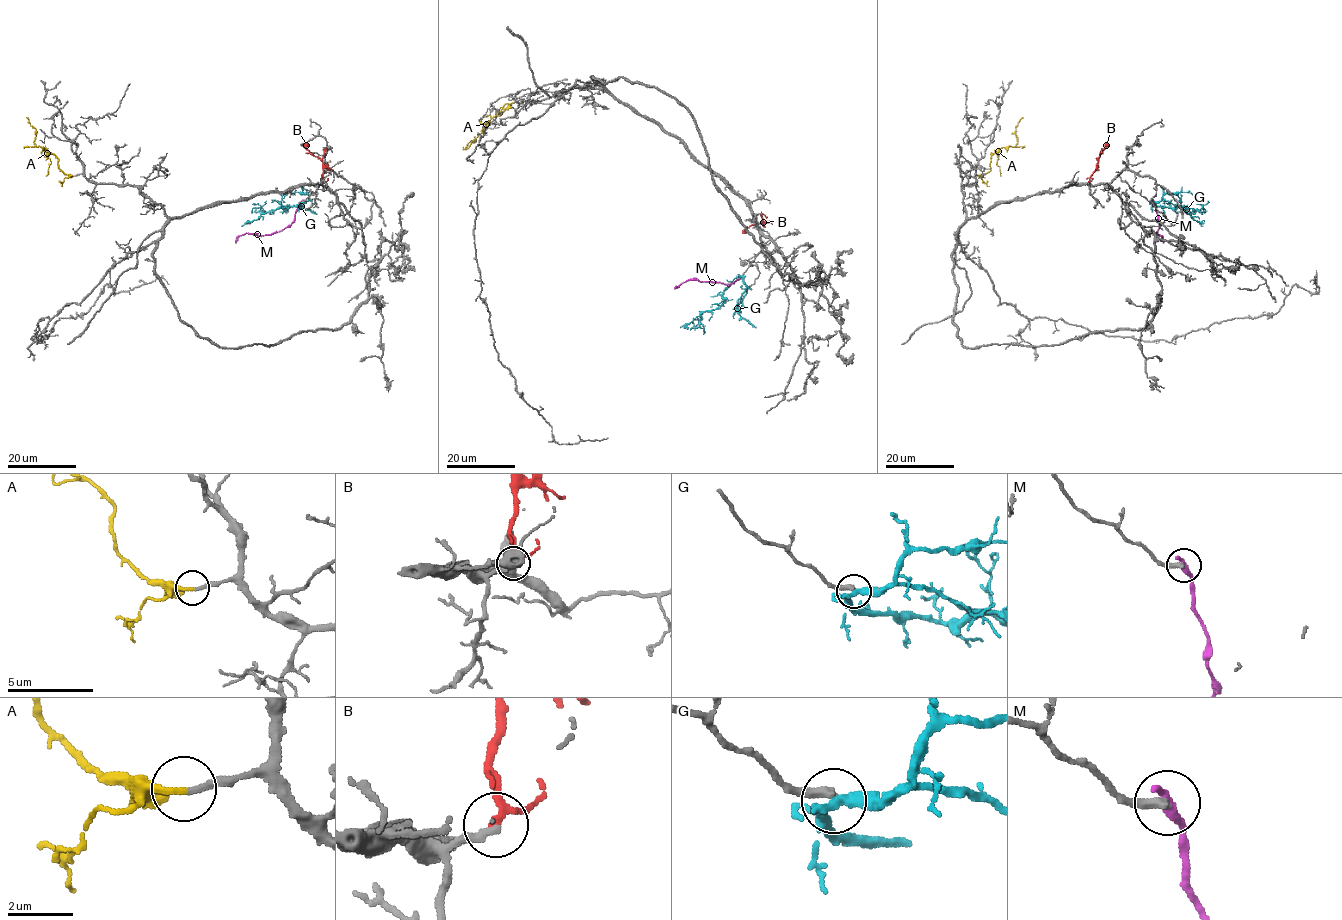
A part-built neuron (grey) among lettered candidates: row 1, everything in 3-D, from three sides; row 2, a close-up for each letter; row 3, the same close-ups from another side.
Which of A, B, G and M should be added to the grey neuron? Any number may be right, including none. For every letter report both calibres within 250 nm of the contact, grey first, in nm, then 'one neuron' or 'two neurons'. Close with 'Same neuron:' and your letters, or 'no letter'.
A: 190/200 nm | one neuron
B: 240/180 nm | one neuron
G: 340/320 nm | two neurons
M: 320/400 nm | two neurons
Same neuron: A, B

